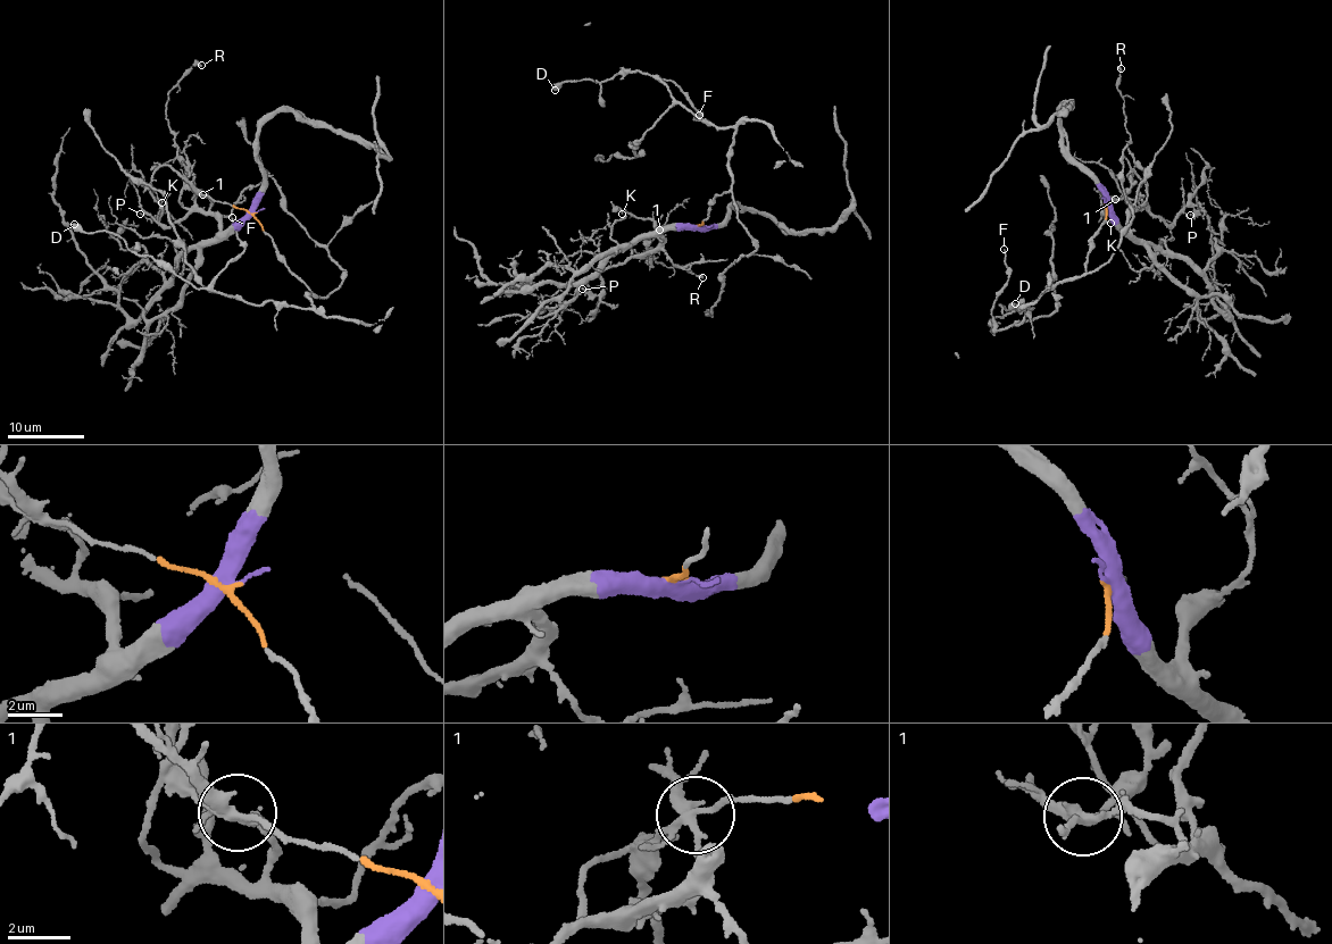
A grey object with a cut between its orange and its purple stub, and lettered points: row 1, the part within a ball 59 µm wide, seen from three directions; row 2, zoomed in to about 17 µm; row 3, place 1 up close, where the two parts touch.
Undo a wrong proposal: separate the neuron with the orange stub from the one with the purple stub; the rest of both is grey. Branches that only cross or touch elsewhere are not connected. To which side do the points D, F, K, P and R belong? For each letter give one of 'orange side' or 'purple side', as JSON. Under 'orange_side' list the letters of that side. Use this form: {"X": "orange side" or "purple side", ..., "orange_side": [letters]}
{"D": "orange side", "F": "orange side", "K": "purple side", "P": "purple side", "R": "purple side", "orange_side": ["D", "F"]}

